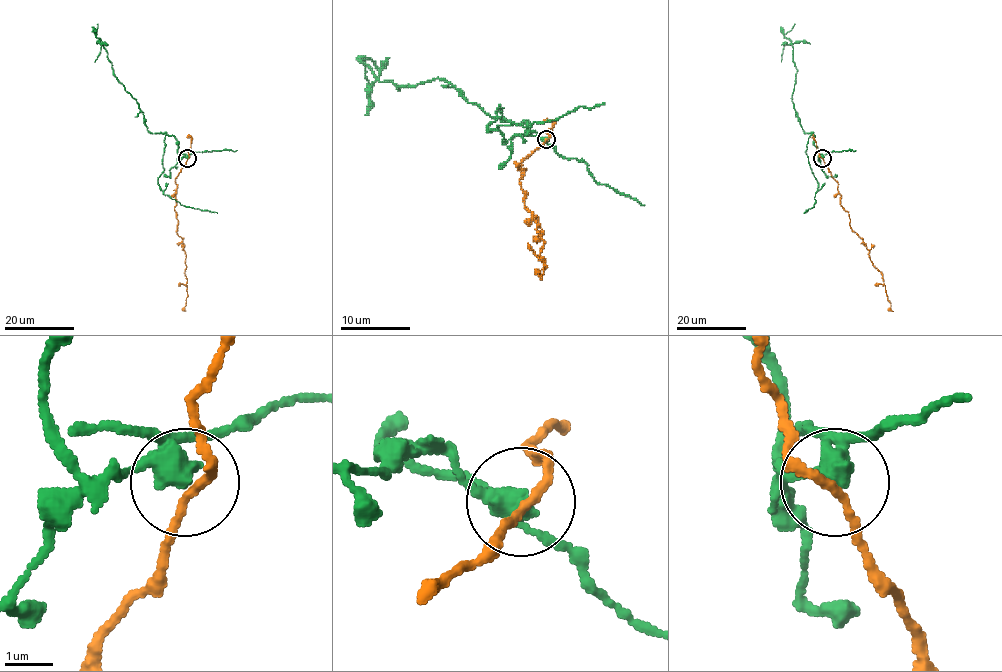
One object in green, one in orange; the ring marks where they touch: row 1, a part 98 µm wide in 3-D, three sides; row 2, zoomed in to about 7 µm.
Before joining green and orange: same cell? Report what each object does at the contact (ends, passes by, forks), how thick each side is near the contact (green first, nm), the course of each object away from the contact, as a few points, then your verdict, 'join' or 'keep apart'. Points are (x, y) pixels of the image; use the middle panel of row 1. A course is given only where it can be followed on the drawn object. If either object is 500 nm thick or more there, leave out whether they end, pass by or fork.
green forks; orange passes by; calibres 340 and 160 nm; course green (545, 139), (526, 132), (526, 123), (486, 115), (443, 78), (399, 89), (380, 82), (365, 63), (366, 85); course orange (547, 139), (521, 163), (524, 175), (519, 181), (526, 193), (524, 207), (543, 233), (542, 279); keep apart

